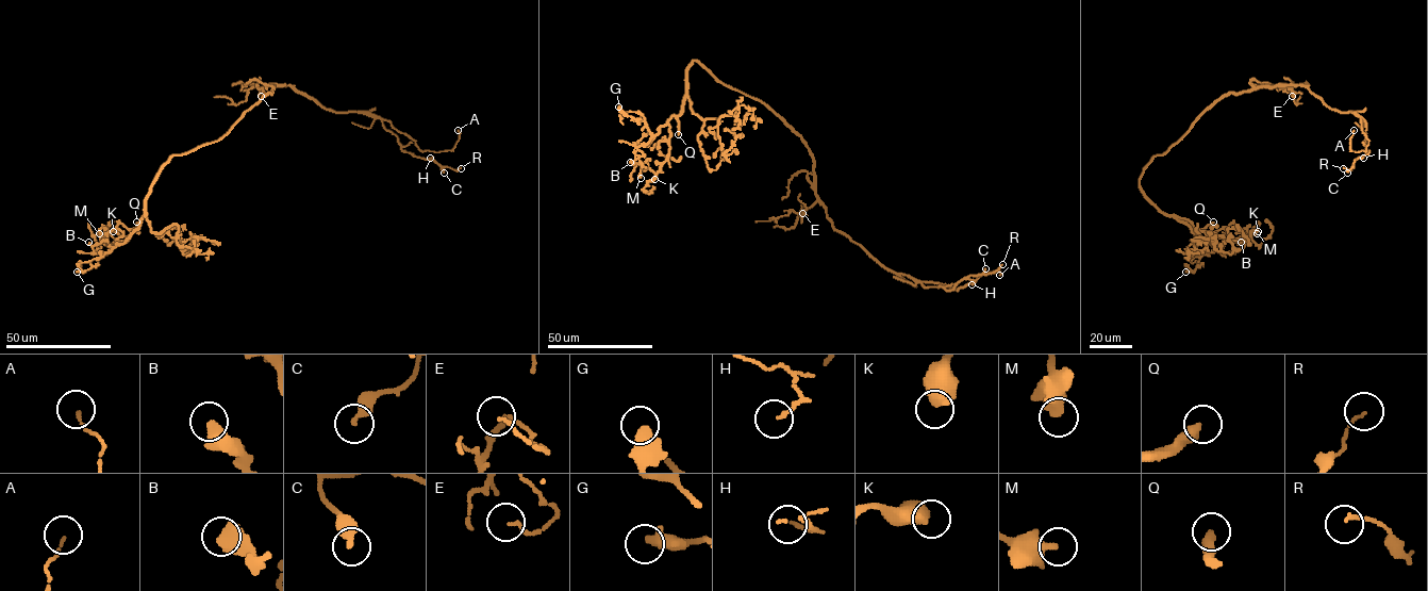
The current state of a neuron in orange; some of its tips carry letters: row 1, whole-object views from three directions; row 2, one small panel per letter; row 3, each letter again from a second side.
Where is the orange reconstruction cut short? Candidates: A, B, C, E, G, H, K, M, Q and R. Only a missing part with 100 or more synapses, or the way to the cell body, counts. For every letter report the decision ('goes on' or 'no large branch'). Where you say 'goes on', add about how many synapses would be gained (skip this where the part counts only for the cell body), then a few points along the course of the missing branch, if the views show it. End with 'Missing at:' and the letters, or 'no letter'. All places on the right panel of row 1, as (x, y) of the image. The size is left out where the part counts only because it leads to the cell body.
A: no large branch
B: no large branch
C: no large branch
E: no large branch
G: no large branch
H: no large branch
K: no large branch
M: no large branch
Q: goes on; 250 synapses; course (1213, 222), (1258, 209), (1275, 195), (1283, 199), (1268, 200), (1249, 213), (1240, 211)
R: no large branch
Missing at: Q

